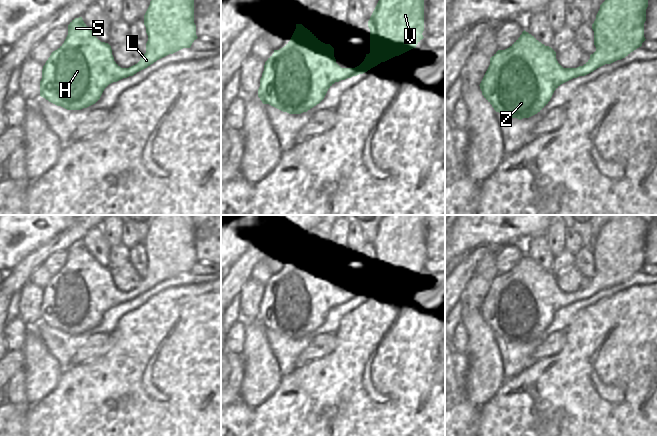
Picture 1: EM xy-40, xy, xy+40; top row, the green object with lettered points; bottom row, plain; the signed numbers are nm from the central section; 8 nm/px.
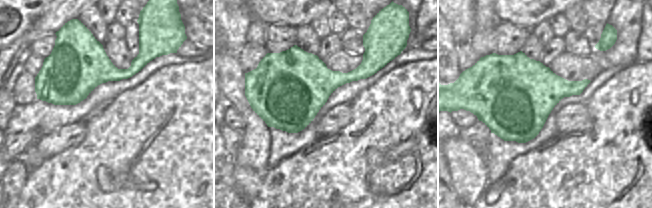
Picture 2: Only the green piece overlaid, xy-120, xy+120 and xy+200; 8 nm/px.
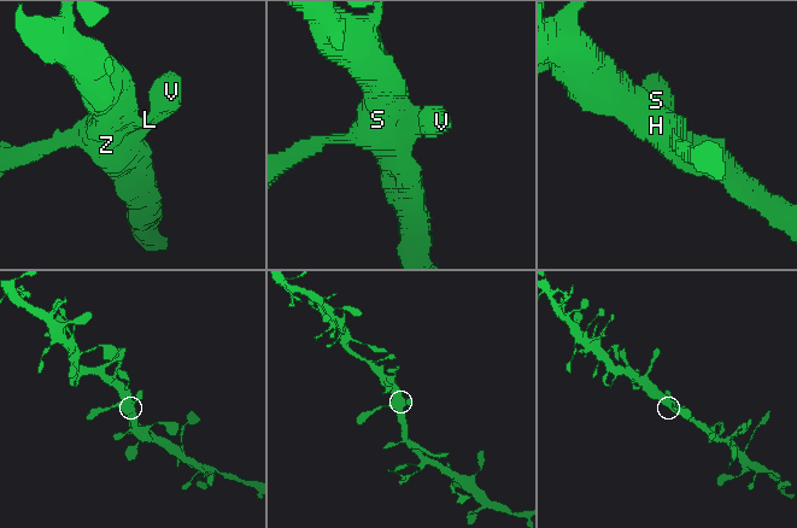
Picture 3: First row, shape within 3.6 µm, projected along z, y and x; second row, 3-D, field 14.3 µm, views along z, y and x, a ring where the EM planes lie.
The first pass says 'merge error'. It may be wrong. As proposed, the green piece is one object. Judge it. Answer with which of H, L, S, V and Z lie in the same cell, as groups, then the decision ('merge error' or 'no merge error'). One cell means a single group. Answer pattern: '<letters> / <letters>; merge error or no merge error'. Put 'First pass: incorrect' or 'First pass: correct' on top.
First pass: incorrect
H L S V Z; no merge error

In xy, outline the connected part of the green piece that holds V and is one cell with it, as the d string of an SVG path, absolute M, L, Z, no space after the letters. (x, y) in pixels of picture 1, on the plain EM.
M385 215L368 245L368 251L370 277L359 290L341 292L330 268L321 266L302 248L296 248L290 265L283 272L274 274L265 286L258 313L262 327L289 338L307 336L324 323L335 306L363 298L381 286L416 272L424 262L424 215Z

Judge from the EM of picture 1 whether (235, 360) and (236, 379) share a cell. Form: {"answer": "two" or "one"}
{"answer": "one"}

